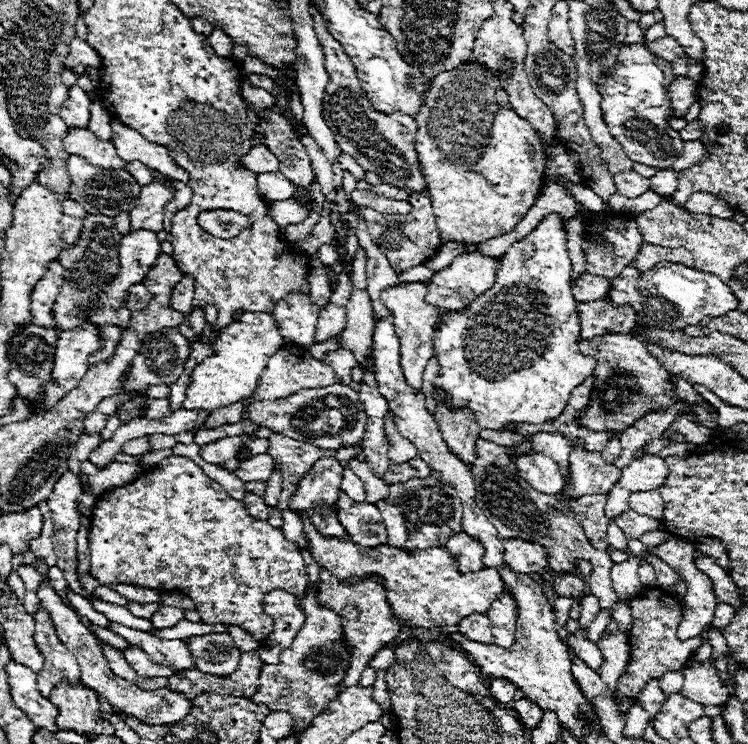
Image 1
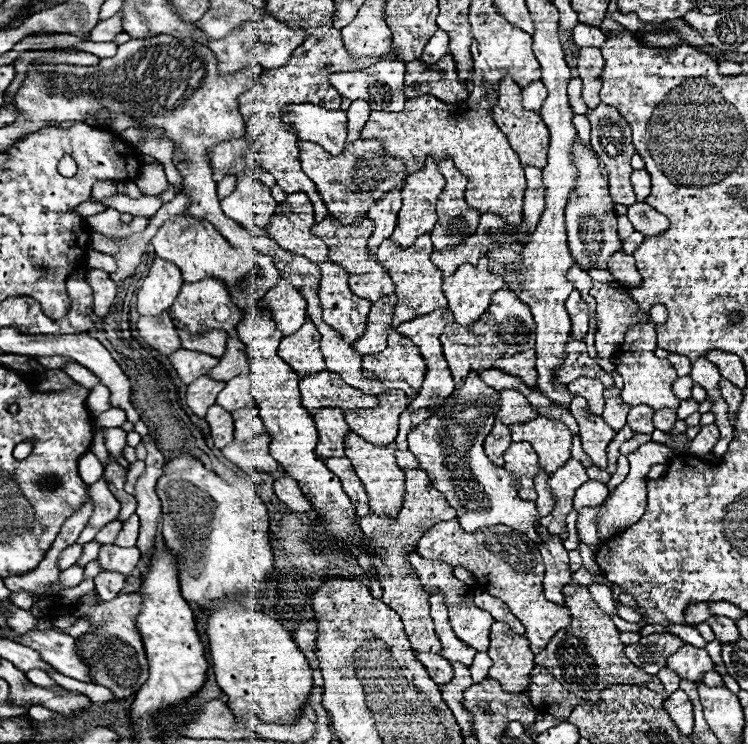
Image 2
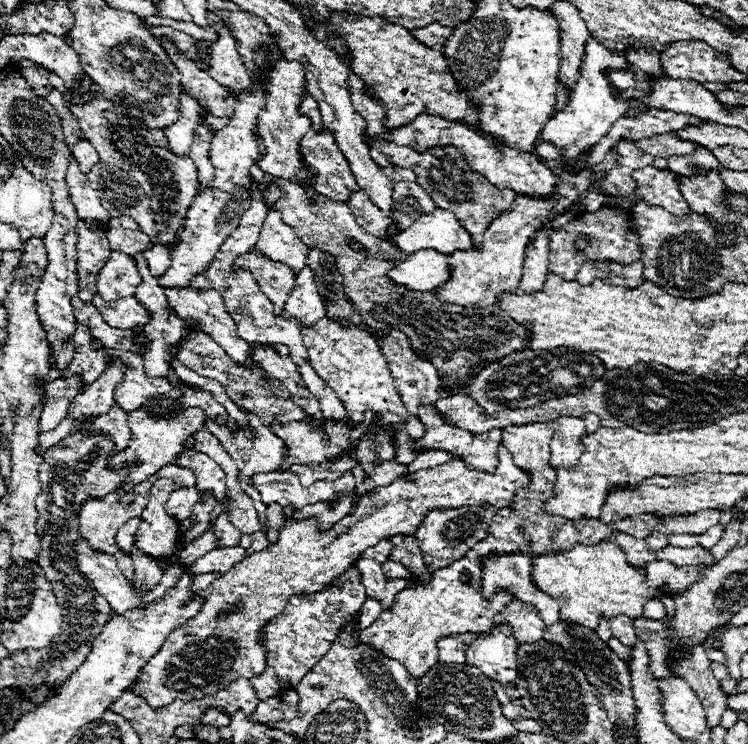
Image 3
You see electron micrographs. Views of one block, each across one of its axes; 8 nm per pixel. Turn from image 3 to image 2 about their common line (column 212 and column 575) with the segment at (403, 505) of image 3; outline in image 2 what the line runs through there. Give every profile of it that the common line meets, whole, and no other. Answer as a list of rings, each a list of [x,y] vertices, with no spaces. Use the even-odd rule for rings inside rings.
[[[568,582],[564,588],[564,600],[570,608],[572,622],[554,634],[554,638],[548,642],[546,650],[536,654],[534,662],[548,668],[548,672],[566,686],[566,690],[578,694],[584,700],[598,698],[598,694],[610,686],[610,684],[636,684],[636,686],[648,686],[656,694],[662,694],[668,698],[668,692],[664,690],[658,676],[646,674],[644,670],[638,670],[624,654],[622,654],[622,642],[620,642],[620,630],[614,626],[612,618],[606,616],[606,612],[594,602],[592,594],[586,586],[580,586],[576,582]]]

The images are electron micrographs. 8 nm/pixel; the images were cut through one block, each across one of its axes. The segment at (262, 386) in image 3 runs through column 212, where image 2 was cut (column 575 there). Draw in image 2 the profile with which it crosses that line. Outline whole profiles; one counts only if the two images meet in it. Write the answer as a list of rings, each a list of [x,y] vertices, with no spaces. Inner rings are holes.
[[[572,340],[566,344],[566,360],[554,372],[554,382],[568,386],[574,378],[598,378],[606,388],[614,386],[614,380],[608,372],[604,372],[594,358],[588,356],[584,340]]]

